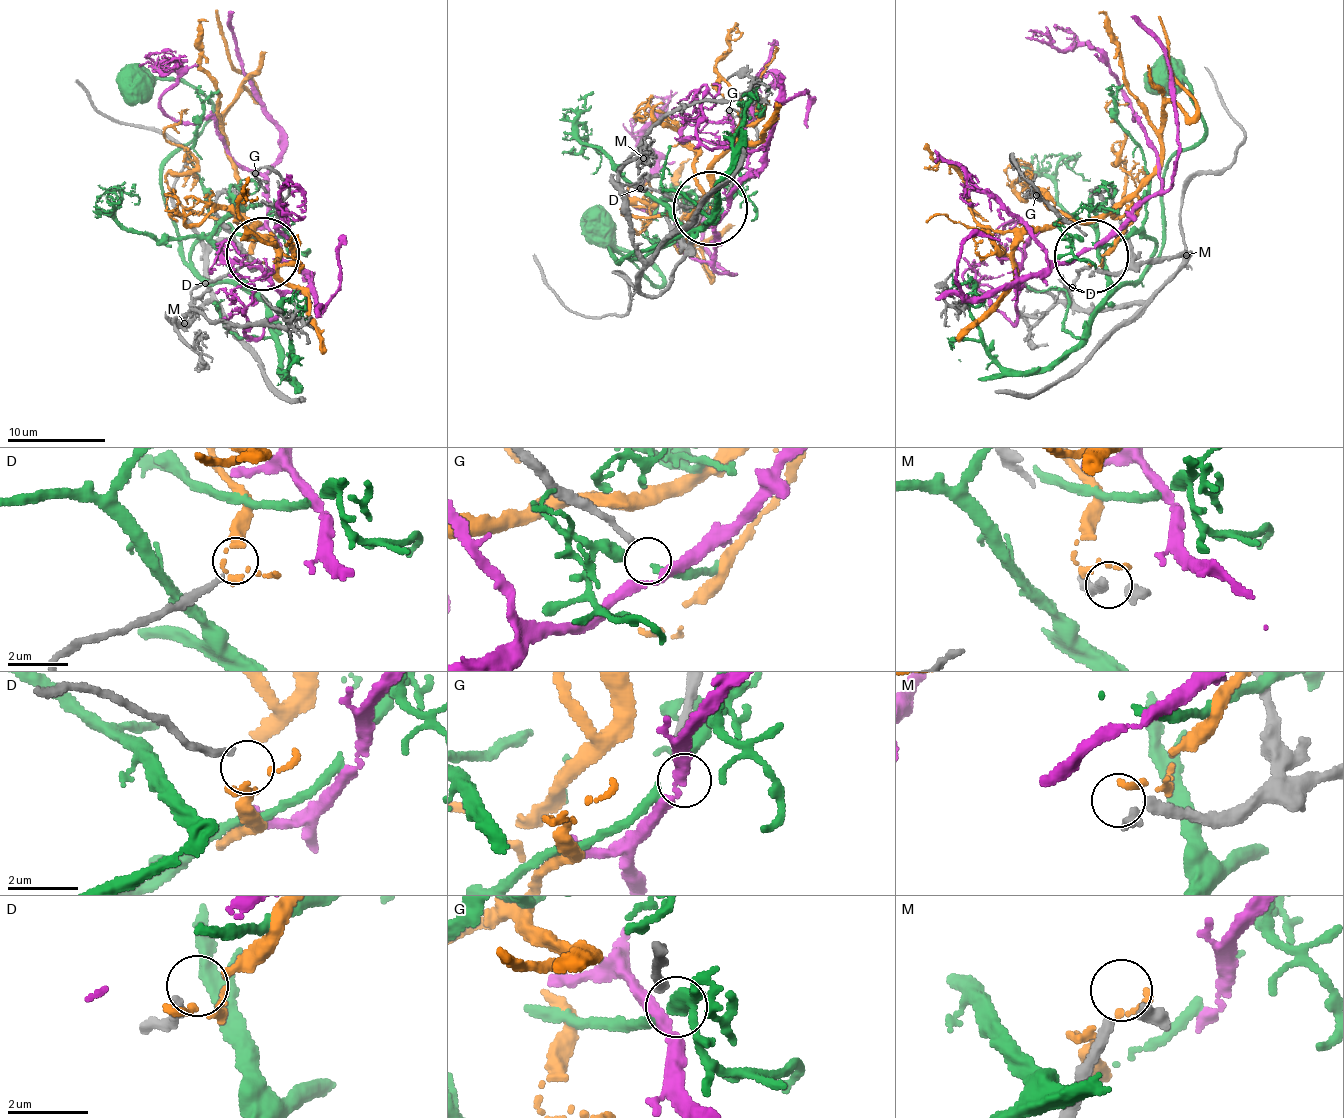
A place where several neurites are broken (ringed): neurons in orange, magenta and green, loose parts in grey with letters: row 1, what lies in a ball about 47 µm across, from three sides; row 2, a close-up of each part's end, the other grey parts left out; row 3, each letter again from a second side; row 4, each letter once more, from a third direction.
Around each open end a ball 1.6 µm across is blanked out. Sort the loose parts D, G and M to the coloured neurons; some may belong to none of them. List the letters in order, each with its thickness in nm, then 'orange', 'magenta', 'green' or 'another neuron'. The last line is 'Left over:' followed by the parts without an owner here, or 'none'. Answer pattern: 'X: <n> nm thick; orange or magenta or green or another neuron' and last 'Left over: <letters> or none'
D: 200 nm thick; orange
G: 220 nm thick; another neuron
M: 320 nm thick; another neuron
Left over: G, M

